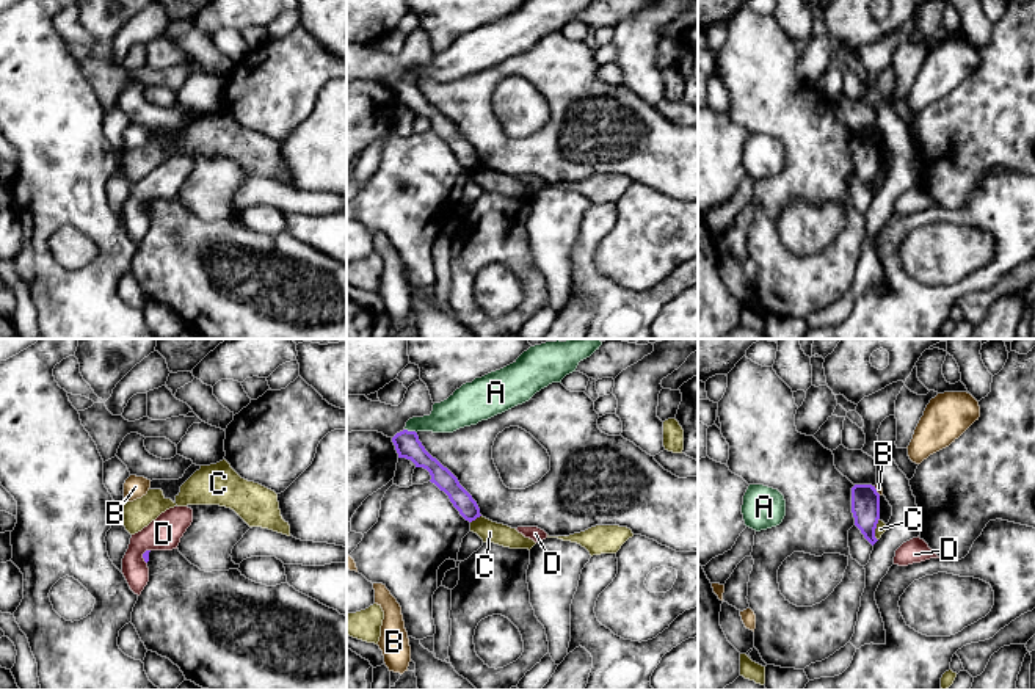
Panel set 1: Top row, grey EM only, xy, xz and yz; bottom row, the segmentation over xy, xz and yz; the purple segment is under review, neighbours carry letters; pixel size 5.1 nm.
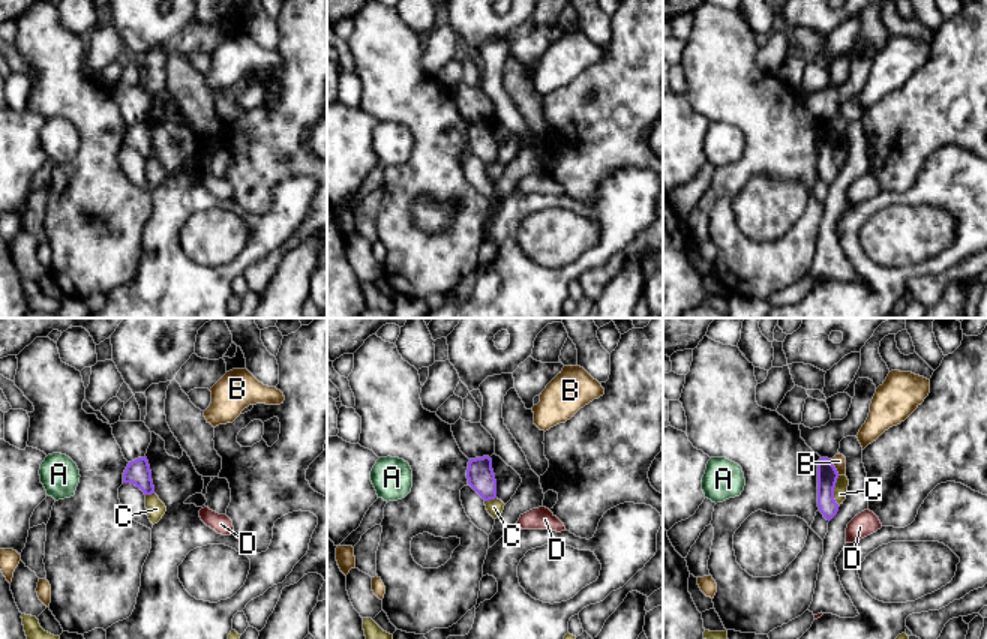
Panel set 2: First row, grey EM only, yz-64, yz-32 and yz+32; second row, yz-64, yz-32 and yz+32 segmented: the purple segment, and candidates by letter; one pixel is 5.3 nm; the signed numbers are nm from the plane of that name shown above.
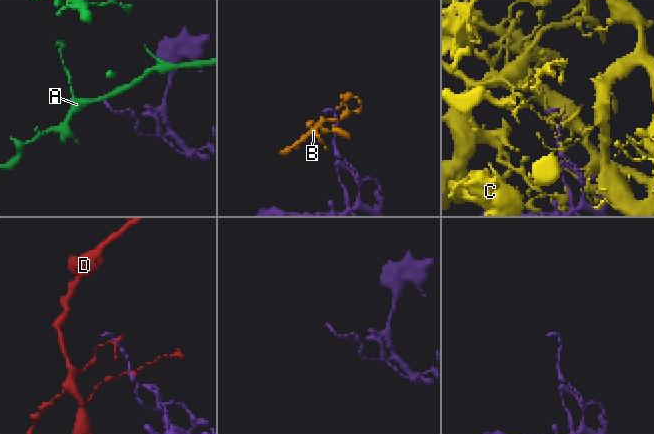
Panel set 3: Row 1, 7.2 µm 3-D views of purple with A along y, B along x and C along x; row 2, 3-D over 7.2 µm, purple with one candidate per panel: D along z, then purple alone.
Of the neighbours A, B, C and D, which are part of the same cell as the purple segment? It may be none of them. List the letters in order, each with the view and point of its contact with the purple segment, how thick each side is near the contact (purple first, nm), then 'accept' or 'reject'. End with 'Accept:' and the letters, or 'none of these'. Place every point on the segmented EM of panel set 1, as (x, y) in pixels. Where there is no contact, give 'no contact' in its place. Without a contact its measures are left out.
A: meets purple in xz at (411, 432); 130 nm thick on the purple side, 170 nm on the other; reject
B: meets purple in yz at (875, 491); 140 nm thick on the purple side, 40 nm on the other; reject
C: meets purple in yz at (875, 527); 140 nm thick on the purple side, 50 nm on the other; reject
D: meets purple in xy at (143, 555); 30 nm thick on the purple side, 170 nm on the other; reject
Accept: none of these

